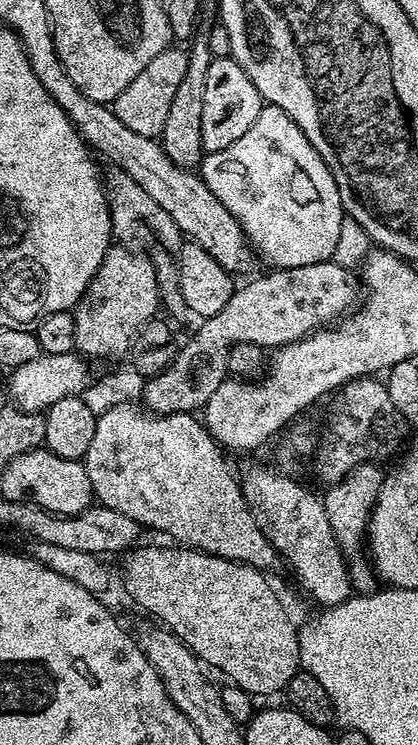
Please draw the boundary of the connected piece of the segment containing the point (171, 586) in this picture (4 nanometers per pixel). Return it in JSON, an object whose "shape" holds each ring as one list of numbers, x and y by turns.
{"shape":[[183,546,140,547,133,547,123,557,124,588,138,607,145,608,156,619,153,621,172,632,209,669,217,668,222,675,228,676,224,678,246,690,253,698,272,696,287,689,290,678,301,671,298,628,295,623,292,625,283,602,276,597,271,582,261,569]]}

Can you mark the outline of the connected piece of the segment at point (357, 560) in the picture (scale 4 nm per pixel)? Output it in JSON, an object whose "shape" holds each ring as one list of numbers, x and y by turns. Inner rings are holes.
{"shape":[[364,463,352,470,346,478,331,485,325,491,327,493,323,493,322,496,330,528,334,532,335,540,347,557,348,574,352,587,360,594,375,592,378,588,378,577,364,551,368,519,385,478,385,473,379,468,381,467,377,463]]}

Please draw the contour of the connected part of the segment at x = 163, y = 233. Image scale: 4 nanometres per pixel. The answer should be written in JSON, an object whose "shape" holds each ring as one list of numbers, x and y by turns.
{"shape":[[113,167,112,173,106,176,106,191,108,193,108,208,112,211,112,235,115,243,122,248,130,248,133,252,143,252,151,260,156,271,156,281,160,287,160,298,165,309,172,312,185,311,184,299,180,293,180,279,176,257,180,255,182,233,180,227,126,174,121,168]]}

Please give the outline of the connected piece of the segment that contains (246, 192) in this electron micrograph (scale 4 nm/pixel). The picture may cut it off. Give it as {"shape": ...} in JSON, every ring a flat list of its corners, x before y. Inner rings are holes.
{"shape":[[265,103,254,126,222,156,229,160,223,195,238,210,248,243,259,255,261,252,266,259,273,260,276,268,331,260,346,218,338,186,318,150,310,146,306,134,302,134,286,110]]}

